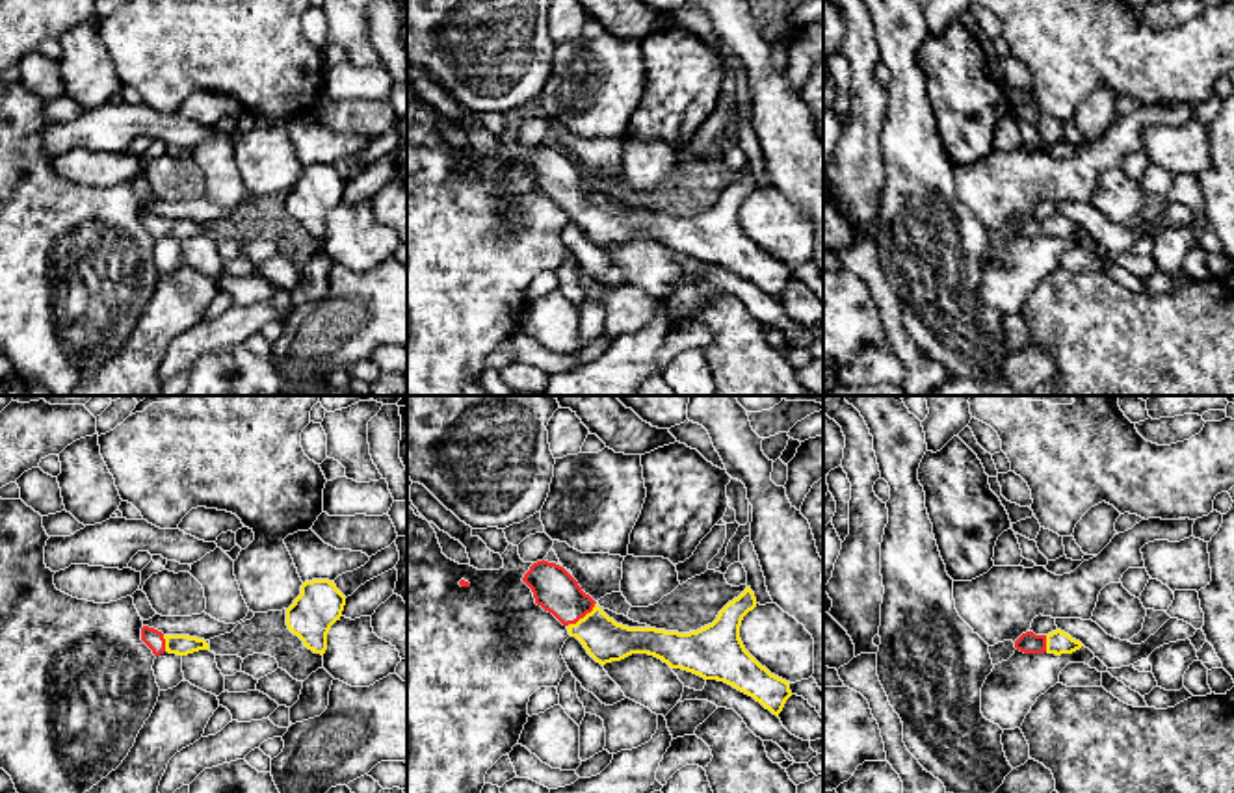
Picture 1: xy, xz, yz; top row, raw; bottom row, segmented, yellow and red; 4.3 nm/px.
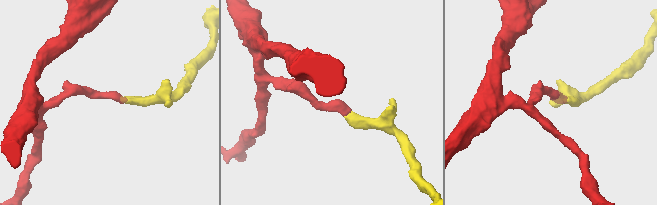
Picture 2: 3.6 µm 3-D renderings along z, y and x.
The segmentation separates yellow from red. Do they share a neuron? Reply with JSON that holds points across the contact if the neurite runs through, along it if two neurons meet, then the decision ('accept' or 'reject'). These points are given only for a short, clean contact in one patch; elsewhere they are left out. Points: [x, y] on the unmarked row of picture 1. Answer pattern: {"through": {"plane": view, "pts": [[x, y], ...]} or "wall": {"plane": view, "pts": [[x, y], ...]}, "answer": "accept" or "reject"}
{"through": {"plane": "xz", "pts": [[604, 223], [584, 201], [554, 173]]}, "answer": "accept"}

